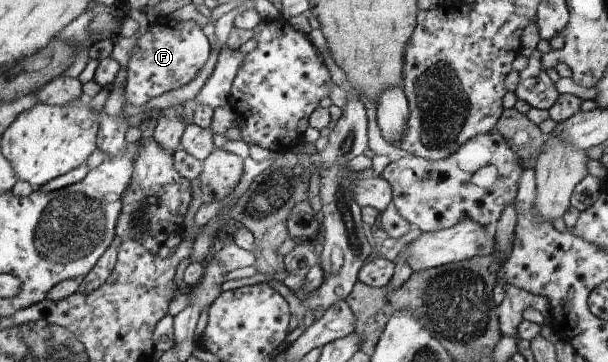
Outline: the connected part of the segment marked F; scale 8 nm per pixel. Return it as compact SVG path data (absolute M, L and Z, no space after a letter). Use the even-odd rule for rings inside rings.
M167 18L152 23L136 40L131 53L133 54L128 62L125 98L131 105L142 106L154 97L188 85L192 79L196 79L200 69L209 61L210 39L206 39L200 26L192 19L176 22Z

